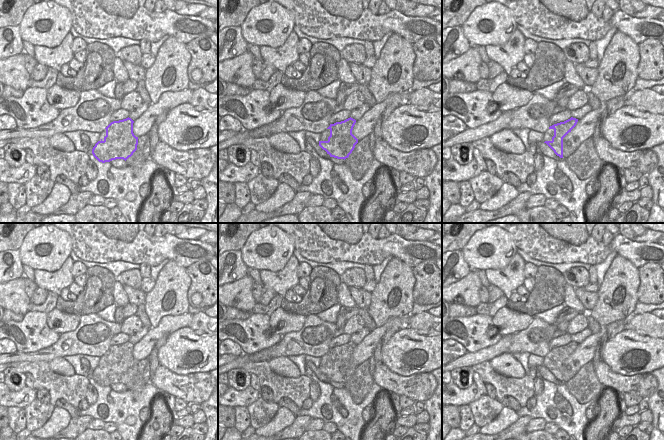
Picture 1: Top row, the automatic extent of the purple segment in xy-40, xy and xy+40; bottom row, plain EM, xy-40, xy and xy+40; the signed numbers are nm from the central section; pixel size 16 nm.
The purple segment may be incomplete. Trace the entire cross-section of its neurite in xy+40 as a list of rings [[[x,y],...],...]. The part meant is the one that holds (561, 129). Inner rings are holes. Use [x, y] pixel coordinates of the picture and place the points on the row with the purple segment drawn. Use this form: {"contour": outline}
{"contour": [[[571,117],[570,119],[554,124],[549,127],[549,129],[554,130],[554,136],[551,141],[545,141],[554,153],[563,158],[563,138],[571,132],[571,130],[576,126],[578,119]]]}

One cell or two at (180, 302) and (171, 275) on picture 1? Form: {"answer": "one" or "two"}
{"answer": "one"}

